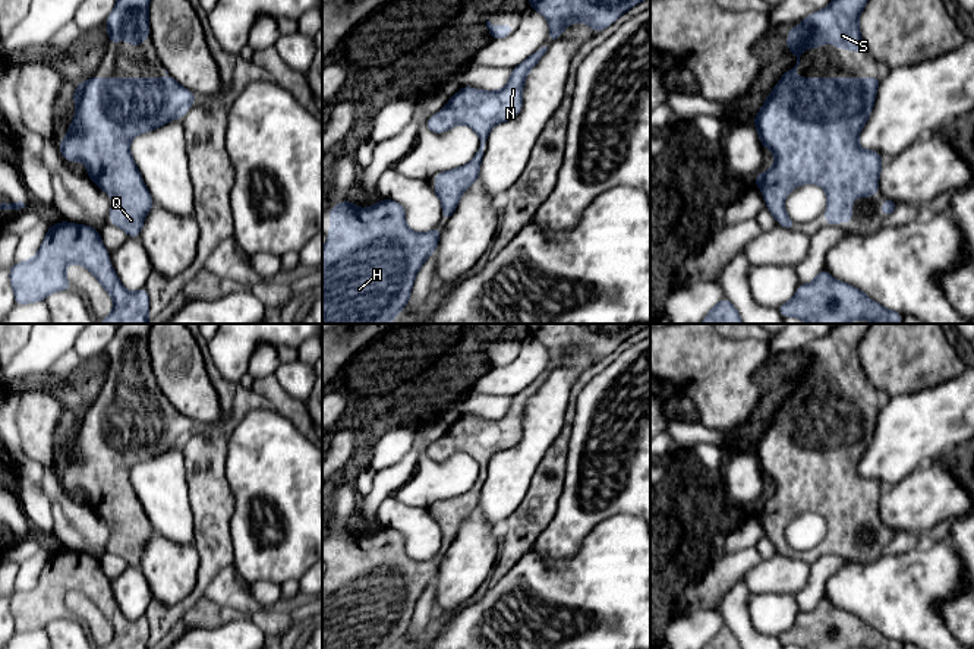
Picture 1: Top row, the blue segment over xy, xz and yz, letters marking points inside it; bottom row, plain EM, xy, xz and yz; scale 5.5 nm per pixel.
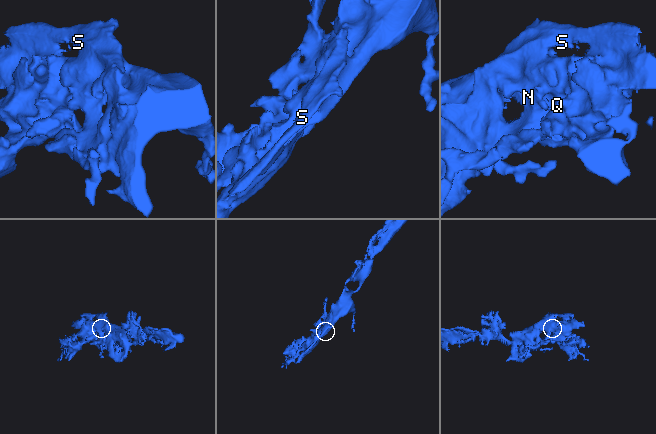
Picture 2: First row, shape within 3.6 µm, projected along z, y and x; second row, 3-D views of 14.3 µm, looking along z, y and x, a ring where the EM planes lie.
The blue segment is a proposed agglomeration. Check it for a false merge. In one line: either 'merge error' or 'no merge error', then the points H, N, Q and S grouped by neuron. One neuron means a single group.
no merge error; H N Q S

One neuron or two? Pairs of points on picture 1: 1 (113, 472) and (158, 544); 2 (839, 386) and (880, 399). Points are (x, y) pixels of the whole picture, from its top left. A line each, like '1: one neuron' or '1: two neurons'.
1: two neurons
2: one neuron

